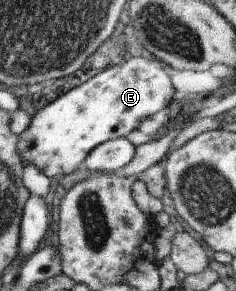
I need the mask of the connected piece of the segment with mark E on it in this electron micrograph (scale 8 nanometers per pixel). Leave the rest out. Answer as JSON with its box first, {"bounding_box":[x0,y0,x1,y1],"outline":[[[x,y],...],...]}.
{"bounding_box":[19,53,184,179],"outline":[[[156,53],[151,58],[135,56],[119,66],[113,66],[105,72],[74,88],[69,94],[62,96],[53,104],[46,105],[34,116],[32,126],[20,135],[19,150],[26,158],[26,164],[33,164],[41,168],[49,178],[60,179],[63,176],[74,173],[86,164],[89,155],[101,144],[111,140],[125,138],[131,132],[141,128],[141,124],[149,118],[162,116],[165,108],[177,104],[179,98],[184,98],[175,88],[173,76],[163,64],[163,59]]]}

